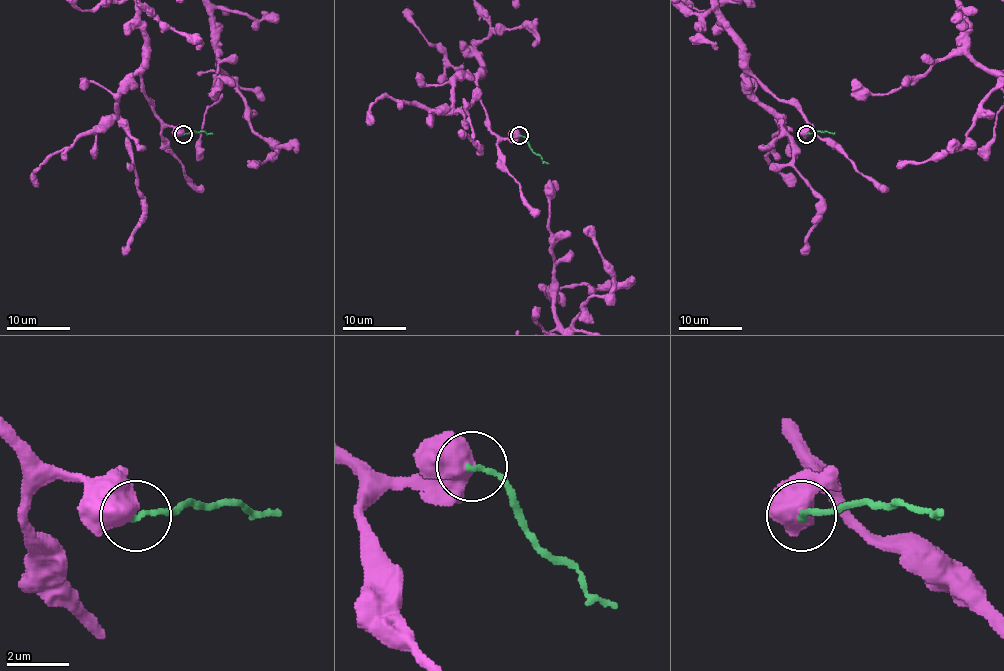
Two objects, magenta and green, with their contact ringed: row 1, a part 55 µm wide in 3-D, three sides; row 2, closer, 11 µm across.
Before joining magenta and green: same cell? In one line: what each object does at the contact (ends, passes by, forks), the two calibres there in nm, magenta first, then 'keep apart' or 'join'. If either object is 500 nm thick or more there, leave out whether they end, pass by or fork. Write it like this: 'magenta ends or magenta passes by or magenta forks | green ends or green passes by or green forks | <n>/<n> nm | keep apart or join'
800/180 nm | keep apart

